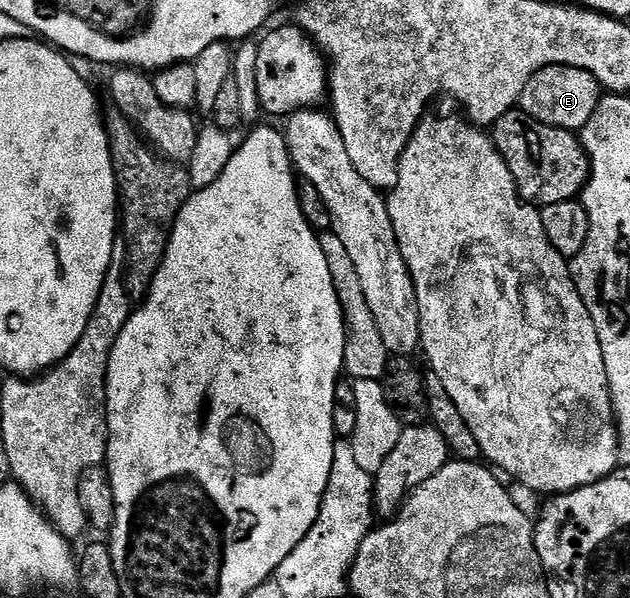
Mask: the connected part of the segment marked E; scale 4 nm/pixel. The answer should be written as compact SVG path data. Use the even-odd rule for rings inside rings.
M552 64L540 68L523 86L523 94L519 101L520 111L526 112L531 118L543 122L547 126L562 128L568 132L577 132L585 128L595 114L597 103L601 101L603 89L599 81L587 70L579 70L575 66Z

